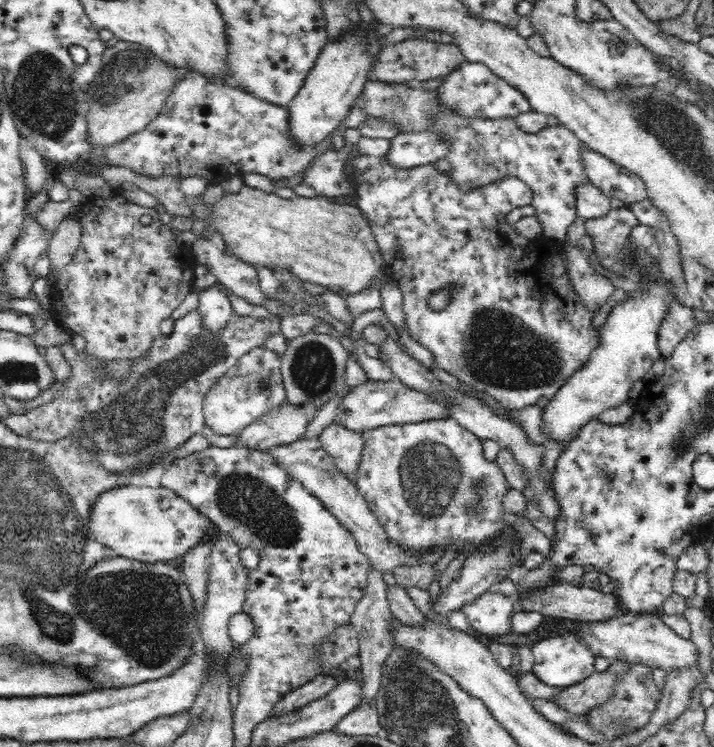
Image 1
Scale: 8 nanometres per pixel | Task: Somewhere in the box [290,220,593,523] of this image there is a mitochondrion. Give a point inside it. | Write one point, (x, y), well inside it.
(501, 355)

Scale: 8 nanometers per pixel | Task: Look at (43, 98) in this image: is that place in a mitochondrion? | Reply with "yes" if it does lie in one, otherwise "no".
yes

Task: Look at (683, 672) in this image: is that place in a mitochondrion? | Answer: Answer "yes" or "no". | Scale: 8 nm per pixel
no

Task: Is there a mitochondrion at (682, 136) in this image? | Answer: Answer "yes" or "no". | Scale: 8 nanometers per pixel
yes

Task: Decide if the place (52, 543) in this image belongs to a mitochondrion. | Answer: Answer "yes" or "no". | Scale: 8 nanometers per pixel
yes

